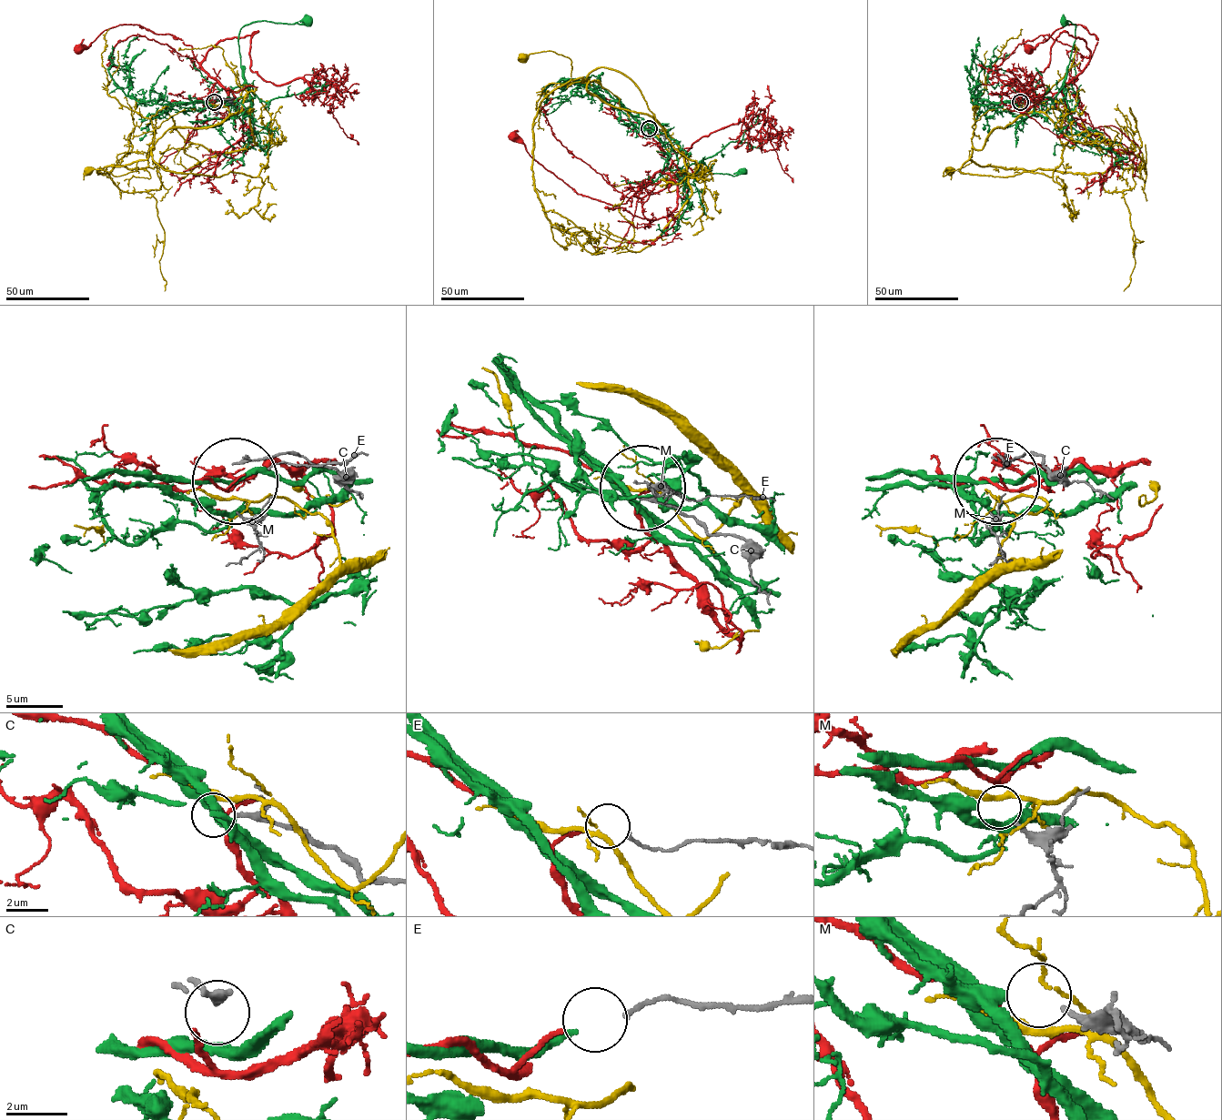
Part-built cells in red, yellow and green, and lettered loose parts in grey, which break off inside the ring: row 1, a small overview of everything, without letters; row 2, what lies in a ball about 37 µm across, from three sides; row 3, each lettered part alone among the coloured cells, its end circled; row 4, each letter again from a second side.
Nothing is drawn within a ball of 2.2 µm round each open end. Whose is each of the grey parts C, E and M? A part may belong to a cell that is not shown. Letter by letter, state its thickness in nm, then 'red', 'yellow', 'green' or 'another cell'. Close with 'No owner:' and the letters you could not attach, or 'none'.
C: 240 nm | another cell
E: 140 nm | red
M: 180 nm | green
No owner: C

